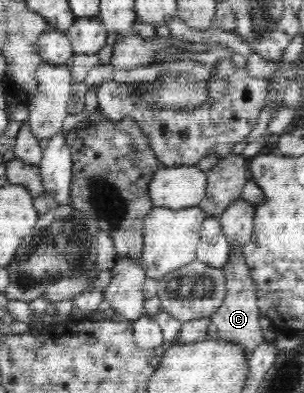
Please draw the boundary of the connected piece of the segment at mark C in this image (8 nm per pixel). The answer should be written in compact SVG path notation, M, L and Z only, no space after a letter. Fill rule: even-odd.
M243 248L231 250L228 263L221 269L226 276L226 296L222 300L222 306L212 314L211 324L215 324L218 339L226 339L232 343L240 343L244 347L244 353L248 360L251 358L251 352L264 343L263 329L260 327L258 298L256 295L256 285L250 275L250 270L246 265L243 256Z

